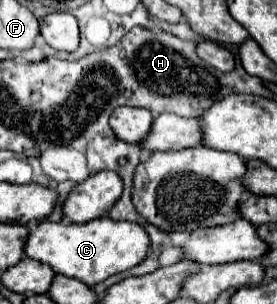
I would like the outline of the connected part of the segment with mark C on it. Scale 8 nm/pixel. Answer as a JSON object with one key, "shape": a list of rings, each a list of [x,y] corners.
{"shape":[[[100,217],[80,225],[64,221],[40,221],[34,231],[30,229],[30,235],[24,245],[24,255],[50,265],[54,273],[80,279],[82,283],[92,287],[108,279],[110,275],[128,271],[130,267],[138,265],[148,255],[148,247],[150,239],[140,225]]]}

